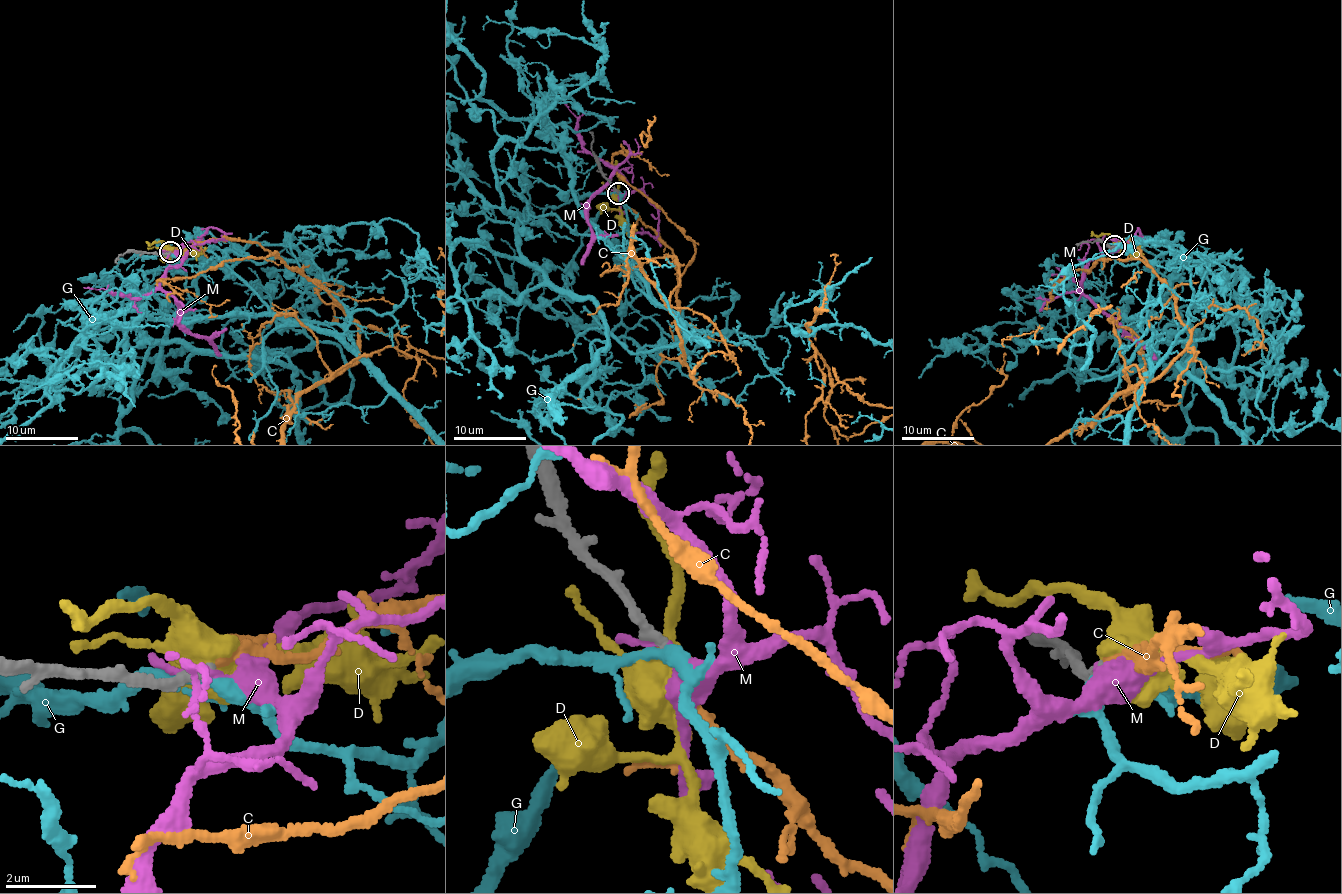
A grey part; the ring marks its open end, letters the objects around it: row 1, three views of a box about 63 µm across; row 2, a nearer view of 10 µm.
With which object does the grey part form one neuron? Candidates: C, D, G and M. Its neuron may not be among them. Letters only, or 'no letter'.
C

